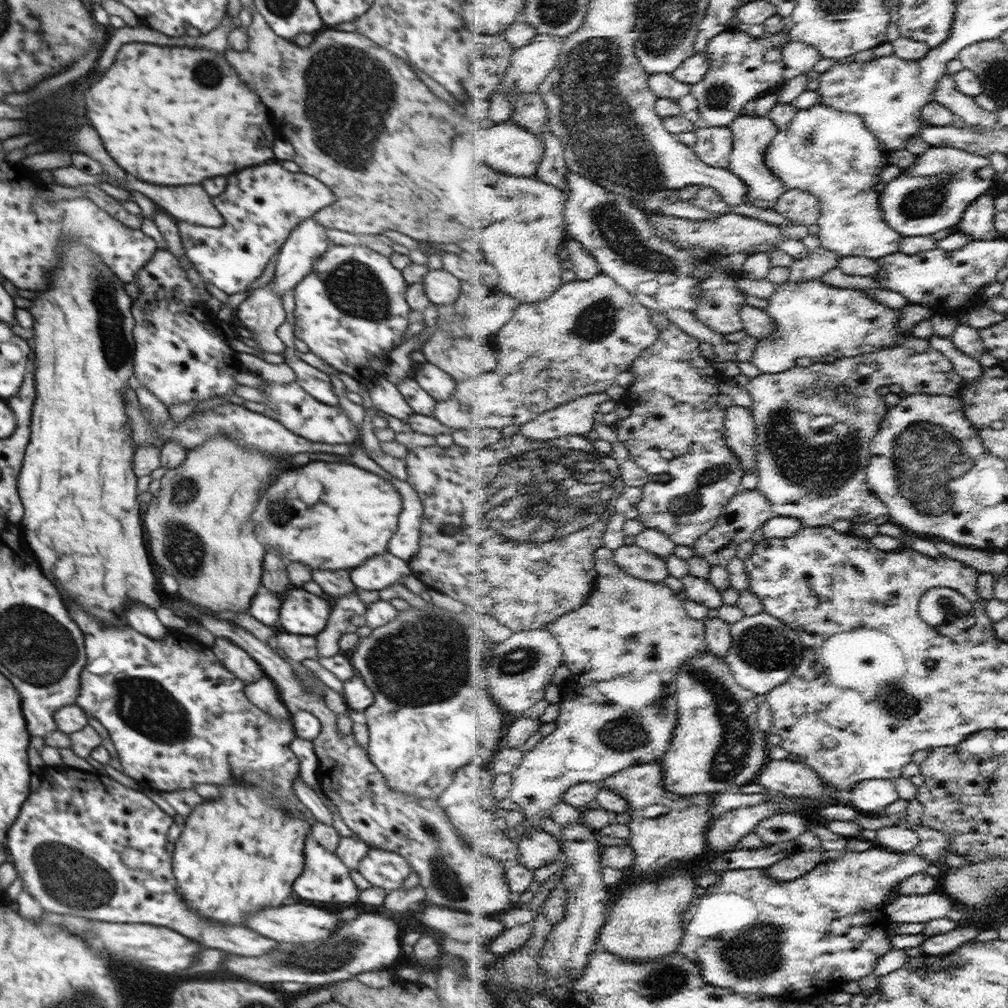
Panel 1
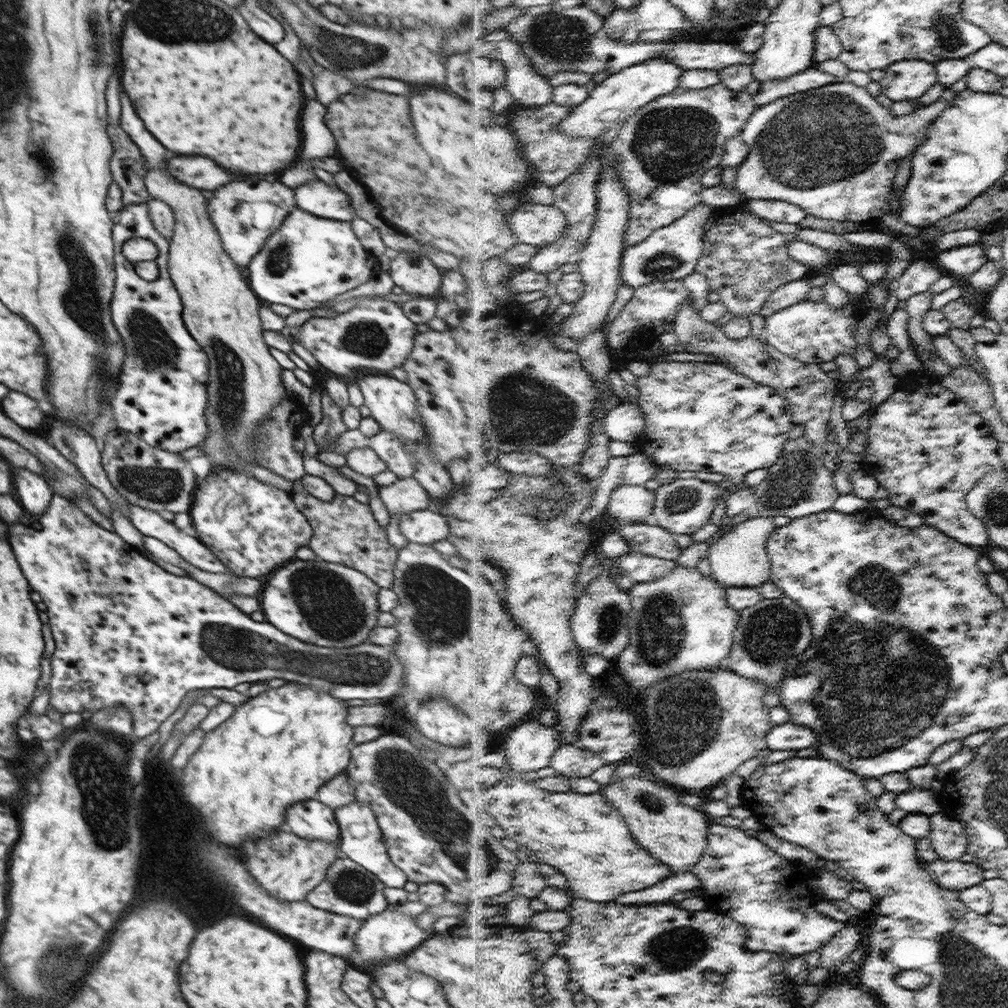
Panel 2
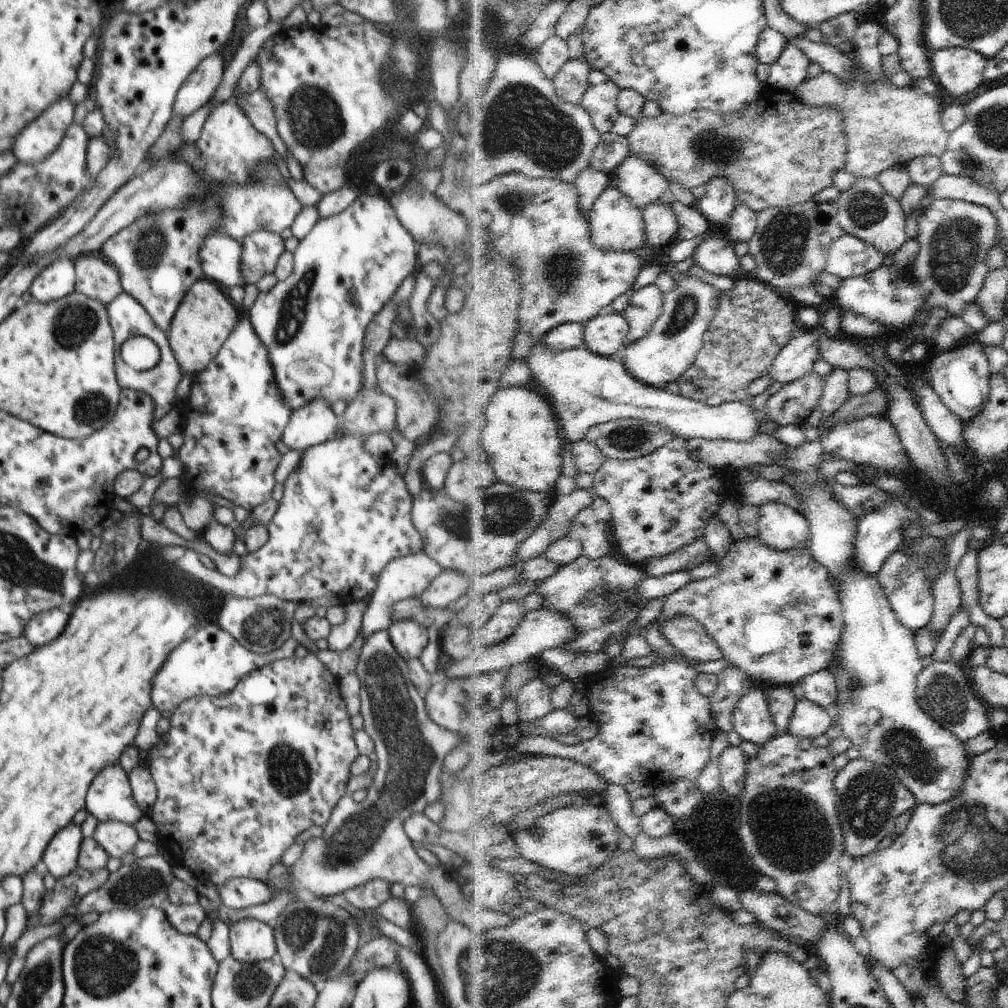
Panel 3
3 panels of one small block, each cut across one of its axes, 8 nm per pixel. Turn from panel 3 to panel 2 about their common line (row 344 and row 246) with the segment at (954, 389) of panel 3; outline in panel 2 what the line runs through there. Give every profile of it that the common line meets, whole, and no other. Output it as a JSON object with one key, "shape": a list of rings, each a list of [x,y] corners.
{"shape":[[[976,243],[939,252],[936,263],[950,276],[968,278],[984,266],[987,260],[984,246]]]}

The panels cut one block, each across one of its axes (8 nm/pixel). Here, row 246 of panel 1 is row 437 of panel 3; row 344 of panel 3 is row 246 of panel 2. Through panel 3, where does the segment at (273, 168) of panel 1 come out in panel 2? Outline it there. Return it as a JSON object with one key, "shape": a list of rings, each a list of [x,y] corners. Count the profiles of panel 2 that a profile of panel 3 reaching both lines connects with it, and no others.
{"shape":[[[258,178],[234,180],[214,190],[213,197],[207,200],[210,221],[220,235],[224,250],[239,268],[246,268],[250,264],[295,208],[297,202],[294,200],[294,190],[276,178],[270,182]]]}

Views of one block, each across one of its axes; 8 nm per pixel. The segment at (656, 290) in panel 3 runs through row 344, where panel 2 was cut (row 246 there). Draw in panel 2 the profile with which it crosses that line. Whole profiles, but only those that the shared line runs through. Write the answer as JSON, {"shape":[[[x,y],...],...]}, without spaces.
{"shape":[[[726,84],[699,90],[680,86],[673,94],[658,97],[625,122],[613,146],[619,155],[619,175],[631,196],[630,228],[625,242],[627,247],[640,244],[658,230],[674,225],[674,222],[705,202],[703,176],[711,168],[724,164],[729,140],[743,134],[745,126],[758,109],[754,95],[746,90],[736,92]]]}

